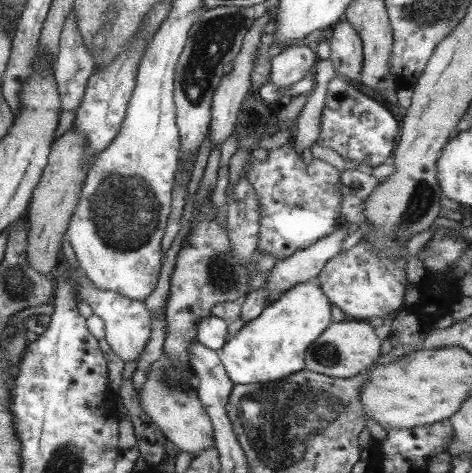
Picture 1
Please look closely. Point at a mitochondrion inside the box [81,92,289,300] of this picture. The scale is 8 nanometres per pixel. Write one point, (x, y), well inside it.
(124, 207)

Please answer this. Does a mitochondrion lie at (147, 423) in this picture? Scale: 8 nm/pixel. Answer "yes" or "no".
no

